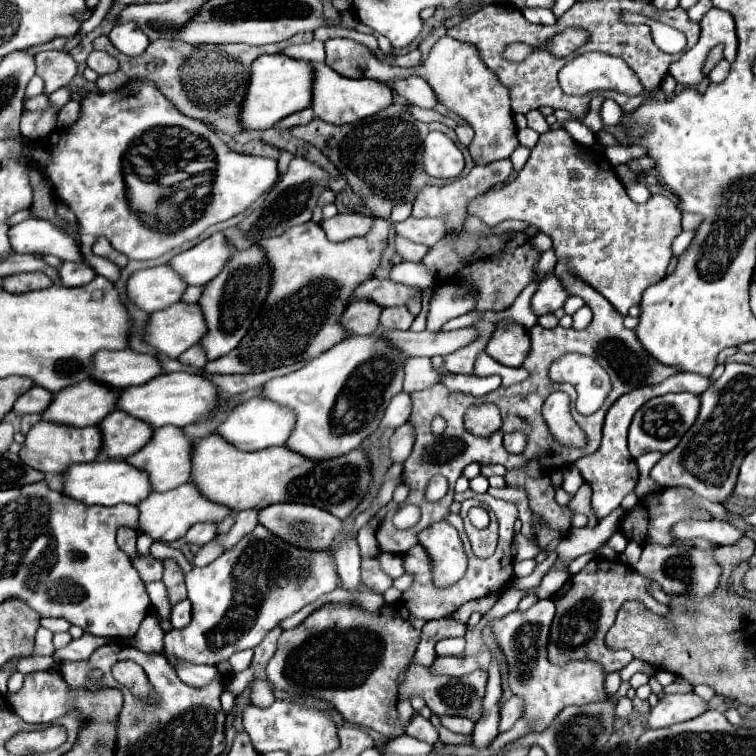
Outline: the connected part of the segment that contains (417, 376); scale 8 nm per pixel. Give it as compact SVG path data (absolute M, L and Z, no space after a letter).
M412 357L406 361L406 377L404 377L404 391L414 393L434 383L440 383L440 371L434 369L428 357Z

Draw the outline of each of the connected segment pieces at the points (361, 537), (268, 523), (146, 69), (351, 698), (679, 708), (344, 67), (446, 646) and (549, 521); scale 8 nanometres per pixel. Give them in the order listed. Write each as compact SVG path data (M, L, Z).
M364 525L360 531L358 531L358 547L360 547L360 555L362 557L376 557L380 553L378 549L378 543L376 543L376 537L372 533L372 529L368 525Z
M276 503L258 513L258 523L264 525L268 531L272 531L278 539L302 547L308 551L328 551L334 545L334 539L342 533L342 521L334 515L330 515L324 509L318 509L314 505L302 505L302 503Z
M298 33L298 35L294 35L288 41L262 45L262 47L252 47L252 45L244 45L244 43L242 45L228 43L228 45L194 47L190 43L178 43L178 39L156 39L156 41L150 41L148 49L142 55L126 57L126 55L118 53L118 49L110 43L110 39L106 35L102 35L102 37L94 39L92 45L98 51L106 51L106 53L114 55L120 61L120 71L116 71L112 75L102 75L96 85L98 85L100 91L114 91L116 87L122 87L126 83L126 79L148 79L148 81L152 81L154 85L160 87L162 95L166 99L170 99L180 113L184 113L188 117L194 117L194 119L212 121L212 123L216 123L216 129L222 131L222 133L230 133L230 135L232 133L242 133L246 129L242 129L242 123L240 123L240 109L242 109L242 99L246 95L246 85L250 81L250 65L254 63L254 59L258 59L260 55L266 55L266 53L280 53L286 47L296 45L296 43L310 43L310 41L312 41L312 33Z
M326 605L318 611L314 611L304 623L298 627L284 631L278 641L278 651L266 665L266 679L272 683L276 689L286 691L292 697L306 695L306 691L318 691L314 697L330 703L342 717L344 721L360 727L370 727L386 737L396 737L404 733L406 723L402 725L398 719L398 687L396 687L396 677L400 671L406 667L410 661L412 653L416 651L420 631L426 621L414 619L406 613L402 605L388 605L382 611L376 613L366 613L366 611L354 611L354 607L334 607Z
M694 691L682 693L682 695L664 695L656 707L652 707L648 717L648 727L660 729L666 725L682 723L688 719L694 719L708 711L708 703L700 699Z
M330 39L326 41L326 63L340 75L352 79L400 79L400 67L382 63L366 45L352 39Z
M456 637L456 639L442 639L438 645L436 645L436 653L438 655L462 655L464 653L464 639L462 637Z
M530 461L526 471L508 471L504 479L508 485L518 485L528 491L530 509L542 519L542 523L560 533L570 531L572 511L568 507L560 507L554 501L554 487L550 477L540 471L538 461Z

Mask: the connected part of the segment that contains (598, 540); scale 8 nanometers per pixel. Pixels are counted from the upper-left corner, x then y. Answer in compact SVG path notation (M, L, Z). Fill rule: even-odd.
M616 509L612 515L608 515L606 519L602 519L602 523L598 523L596 527L582 527L582 529L572 529L560 543L558 543L558 559L562 563L572 563L576 557L586 555L586 553L594 553L596 549L600 549L612 533L618 531L618 523L622 519L622 509Z

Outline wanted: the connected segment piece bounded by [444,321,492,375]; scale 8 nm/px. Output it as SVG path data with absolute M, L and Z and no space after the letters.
M478 321L474 327L480 329L480 337L474 343L470 343L468 347L464 347L460 351L454 351L452 355L446 355L444 357L444 369L446 371L462 373L462 375L472 375L474 373L474 363L476 363L478 355L486 351L486 343L488 343L490 333L492 333L492 323Z

